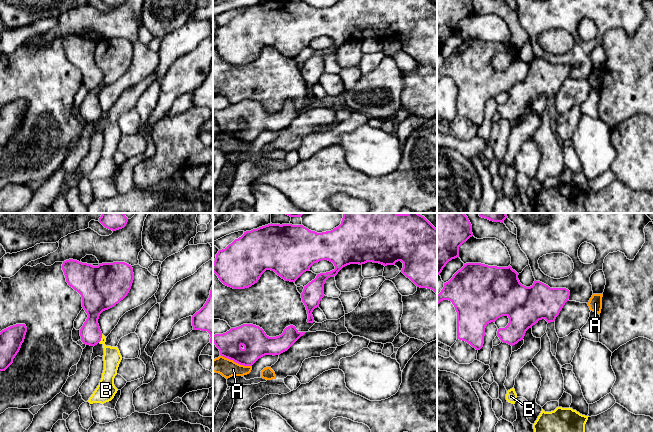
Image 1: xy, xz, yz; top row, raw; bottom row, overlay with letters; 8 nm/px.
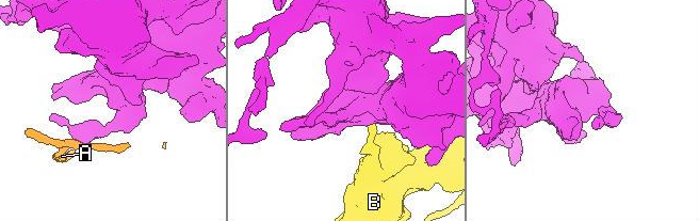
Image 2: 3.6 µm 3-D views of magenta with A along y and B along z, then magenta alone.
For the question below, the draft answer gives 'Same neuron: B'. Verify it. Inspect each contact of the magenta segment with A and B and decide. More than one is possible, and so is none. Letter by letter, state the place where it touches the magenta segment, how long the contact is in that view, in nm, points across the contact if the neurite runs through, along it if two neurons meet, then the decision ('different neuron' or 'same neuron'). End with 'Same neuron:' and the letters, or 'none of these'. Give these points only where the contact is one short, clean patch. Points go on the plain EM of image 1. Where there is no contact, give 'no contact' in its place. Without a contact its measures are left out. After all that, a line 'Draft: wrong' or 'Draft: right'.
A: xz (236, 138) | 260 nm | along xz (221, 131), (240, 140), (250, 142) | different neuron
B: xy (101, 113) | 80 nm | along xy (102, 110), (98, 118) | different neuron
Same neuron: none of these
Draft: wrong

